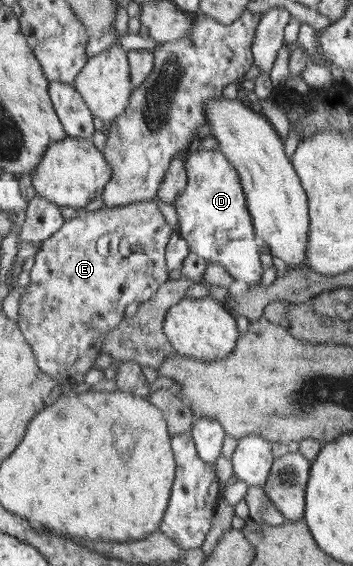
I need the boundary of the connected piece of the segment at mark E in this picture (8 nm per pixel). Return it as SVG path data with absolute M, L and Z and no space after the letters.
M143 200L137 204L130 204L121 206L119 208L100 208L97 211L87 213L87 211L78 210L78 215L67 220L63 227L50 237L47 241L39 244L39 250L35 255L35 263L30 270L30 284L23 288L23 295L19 299L19 321L18 324L25 334L29 345L32 345L34 354L37 358L37 363L40 368L53 379L56 379L68 392L73 385L83 383L85 375L89 373L89 369L96 367L97 360L100 359L103 351L104 333L109 333L115 329L119 323L125 320L125 309L131 303L143 303L149 301L157 290L169 281L169 269L167 269L167 261L165 261L165 249L169 245L169 239L173 235L174 230L171 231L171 225L165 221L163 213L159 211L159 205L153 200Z

